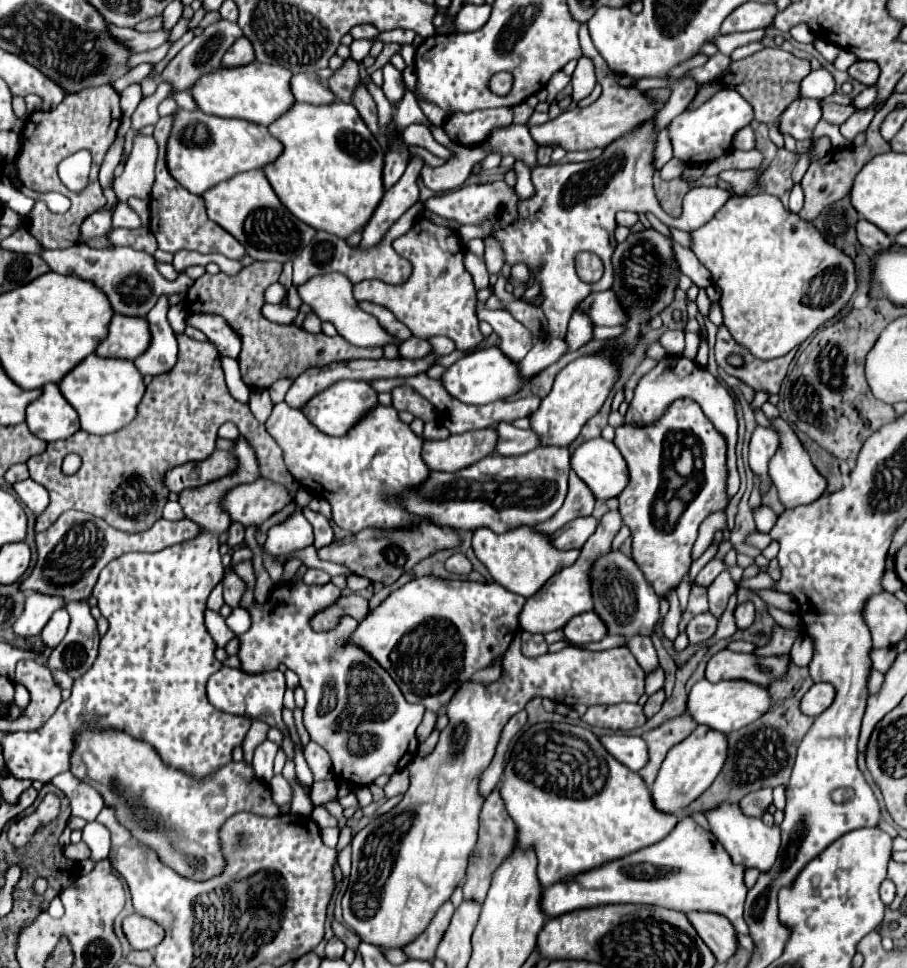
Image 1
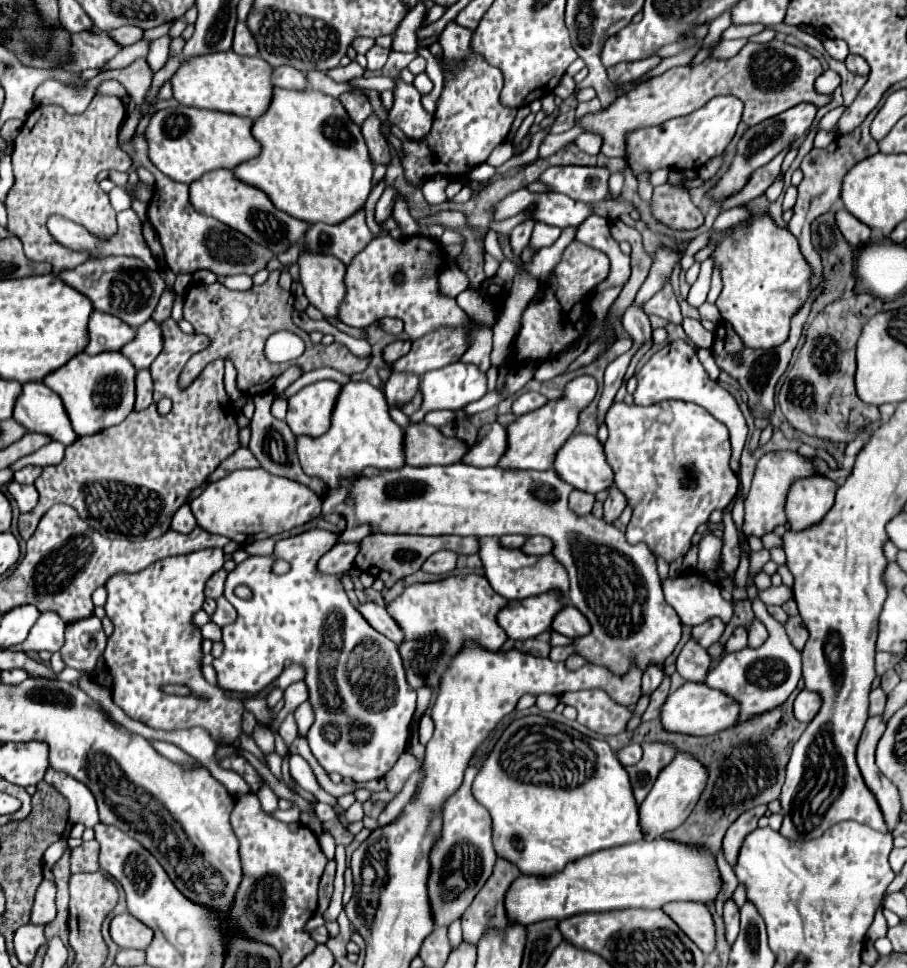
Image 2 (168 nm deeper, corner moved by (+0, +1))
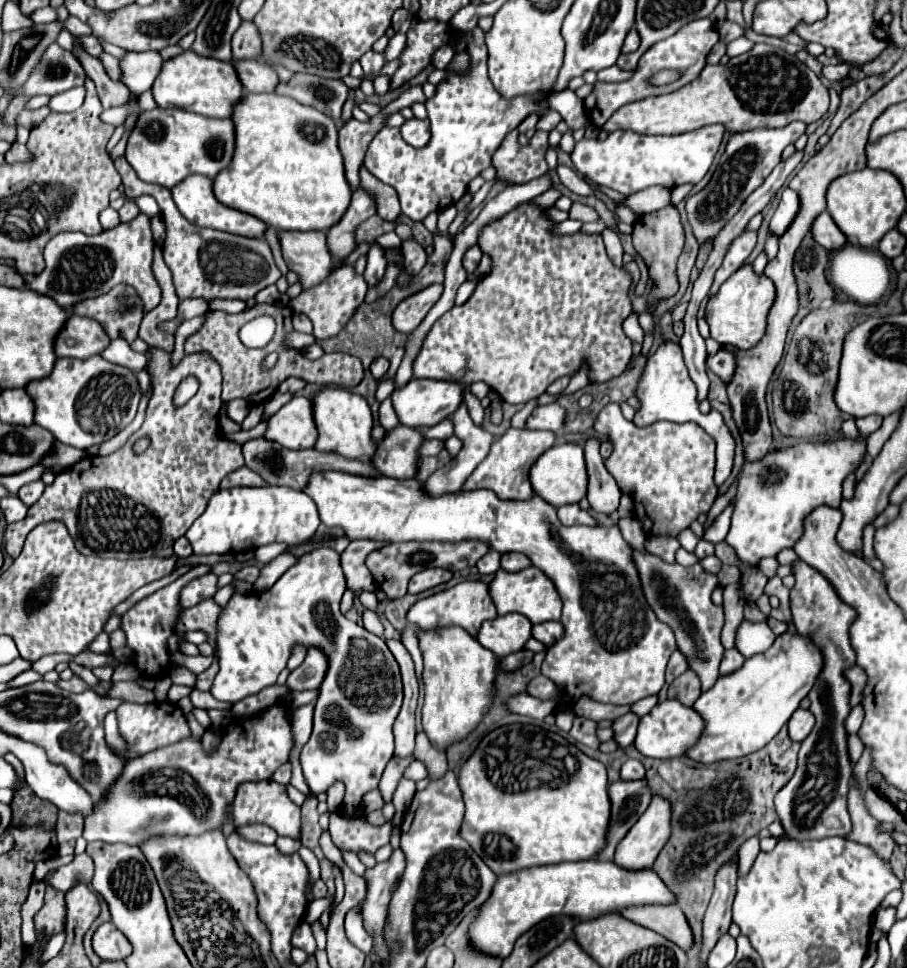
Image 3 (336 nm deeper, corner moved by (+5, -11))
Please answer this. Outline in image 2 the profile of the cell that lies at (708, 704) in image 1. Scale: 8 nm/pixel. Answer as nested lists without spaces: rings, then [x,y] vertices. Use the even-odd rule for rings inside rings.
[[[685,682],[679,690],[669,694],[669,698],[665,700],[661,708],[661,722],[663,722],[663,728],[671,732],[707,736],[733,726],[739,720],[739,714],[741,714],[739,702],[727,696],[725,692],[709,688],[703,682]]]

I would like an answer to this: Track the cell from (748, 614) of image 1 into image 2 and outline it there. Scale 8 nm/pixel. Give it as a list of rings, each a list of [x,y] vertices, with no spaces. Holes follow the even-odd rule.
[[[739,626],[739,628],[731,634],[731,638],[727,640],[725,648],[727,648],[727,652],[735,652],[735,650],[741,650],[741,648],[745,648],[745,646],[747,646],[747,628]]]

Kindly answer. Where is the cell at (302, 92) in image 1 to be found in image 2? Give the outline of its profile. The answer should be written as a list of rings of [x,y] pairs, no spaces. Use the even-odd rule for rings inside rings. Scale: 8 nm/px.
[[[291,66],[275,68],[273,70],[273,84],[277,88],[285,88],[285,90],[307,90],[309,88],[307,76]]]

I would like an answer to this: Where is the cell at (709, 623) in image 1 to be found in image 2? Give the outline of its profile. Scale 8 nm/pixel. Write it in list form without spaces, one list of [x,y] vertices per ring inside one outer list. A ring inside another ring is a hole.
[[[689,638],[683,650],[677,656],[677,672],[691,682],[703,682],[709,670],[711,658],[709,652],[695,642],[695,638]]]

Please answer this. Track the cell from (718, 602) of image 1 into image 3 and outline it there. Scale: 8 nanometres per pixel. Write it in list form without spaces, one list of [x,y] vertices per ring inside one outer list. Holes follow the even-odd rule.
[[[678,650],[670,656],[668,668],[666,668],[666,684],[670,684],[674,678],[678,678],[680,674],[684,674],[688,670],[686,666],[686,658],[682,658],[682,654],[678,654]]]

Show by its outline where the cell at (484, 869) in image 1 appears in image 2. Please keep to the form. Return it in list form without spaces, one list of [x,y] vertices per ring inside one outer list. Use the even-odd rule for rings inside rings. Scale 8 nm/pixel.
[[[497,858],[493,874],[461,916],[465,940],[477,944],[487,926],[503,926],[507,922],[505,894],[519,876],[521,870],[513,862]]]

